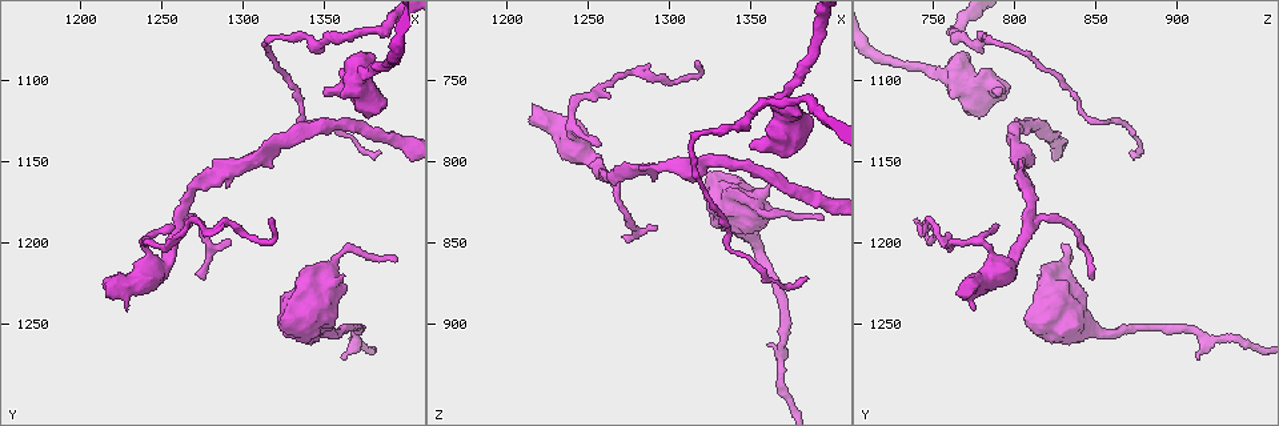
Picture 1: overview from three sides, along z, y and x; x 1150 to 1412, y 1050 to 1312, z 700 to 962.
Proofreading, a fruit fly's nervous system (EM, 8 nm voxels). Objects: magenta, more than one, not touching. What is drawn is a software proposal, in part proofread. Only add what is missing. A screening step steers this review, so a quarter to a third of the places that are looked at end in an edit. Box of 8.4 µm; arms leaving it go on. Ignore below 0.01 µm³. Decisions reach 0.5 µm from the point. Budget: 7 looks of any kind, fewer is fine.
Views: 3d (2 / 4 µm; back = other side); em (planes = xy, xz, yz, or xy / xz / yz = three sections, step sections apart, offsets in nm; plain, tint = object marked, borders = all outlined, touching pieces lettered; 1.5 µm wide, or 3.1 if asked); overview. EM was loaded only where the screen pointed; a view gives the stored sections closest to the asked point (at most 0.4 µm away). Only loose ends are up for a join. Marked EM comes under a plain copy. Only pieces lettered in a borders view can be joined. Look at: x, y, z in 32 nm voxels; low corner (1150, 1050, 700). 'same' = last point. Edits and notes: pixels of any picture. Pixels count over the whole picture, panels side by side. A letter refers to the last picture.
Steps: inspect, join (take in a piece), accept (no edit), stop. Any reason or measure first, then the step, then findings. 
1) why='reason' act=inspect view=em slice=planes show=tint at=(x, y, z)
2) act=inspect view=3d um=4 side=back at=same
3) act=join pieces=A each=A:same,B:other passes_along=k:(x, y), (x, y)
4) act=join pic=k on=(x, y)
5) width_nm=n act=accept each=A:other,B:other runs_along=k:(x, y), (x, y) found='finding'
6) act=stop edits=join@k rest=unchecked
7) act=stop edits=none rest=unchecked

why='an open end' act=inspect view=em slice=planes show=borders at=(1216, 1232, 766)

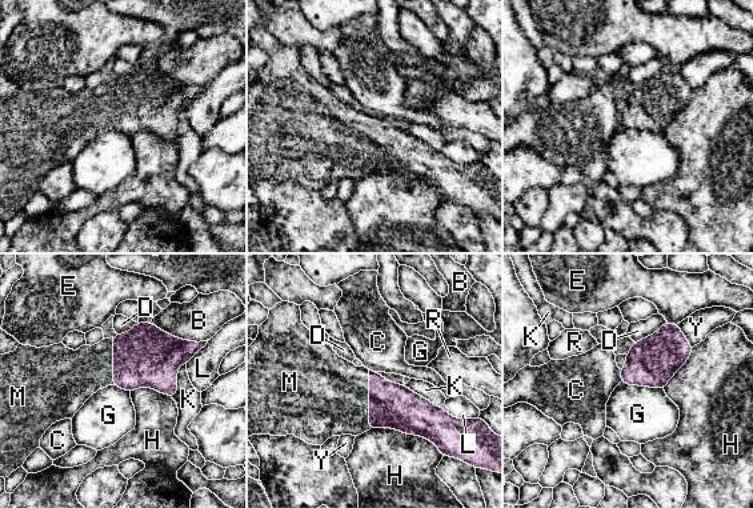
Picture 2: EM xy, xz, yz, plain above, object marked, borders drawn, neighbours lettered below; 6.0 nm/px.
act=join pieces=M each=B:other,C:other,D:other,E:other,G:other,H:other,K:other,L:other,M:same,R:other,Y:other found='it goes on there'

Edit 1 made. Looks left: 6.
act=inspect view=3d um=2 at=(1348, 1110, 790)

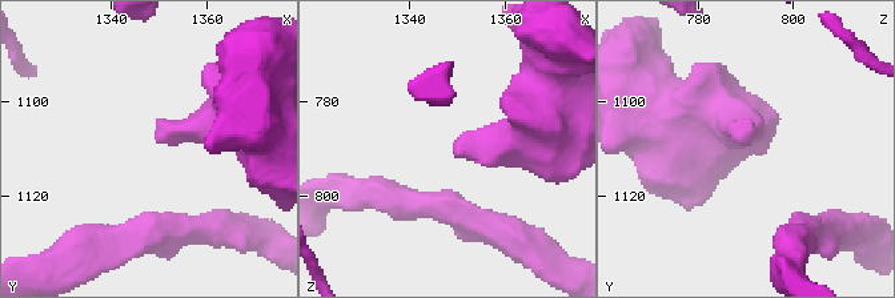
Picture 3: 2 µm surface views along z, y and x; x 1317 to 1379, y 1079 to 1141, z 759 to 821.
why='need the tissue' act=inspect view=em slice=planes show=borders at=(1350, 1108, 790)

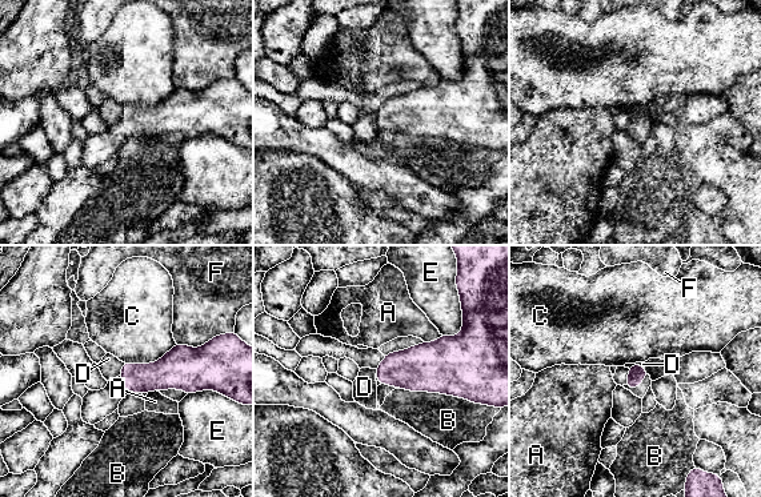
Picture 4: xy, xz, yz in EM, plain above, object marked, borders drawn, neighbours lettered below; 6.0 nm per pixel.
act=accept each=A:other,B:other,C:other,D:other,E:other,F:other border=4:(124, 363), (120, 373) found='no lettered piece goes on from it'

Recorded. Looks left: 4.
why='free end' act=inspect view=3d um=4 side=back at=(1348, 1212, 822)

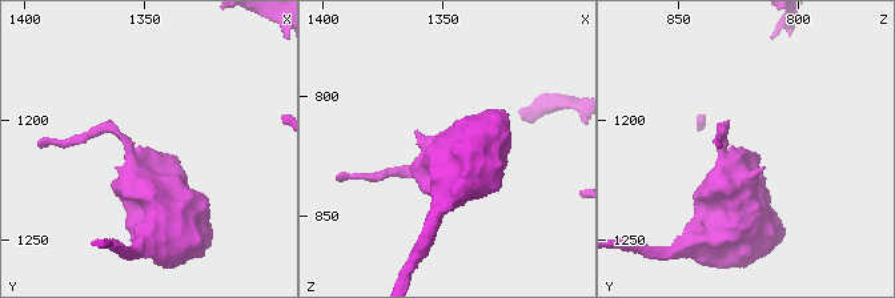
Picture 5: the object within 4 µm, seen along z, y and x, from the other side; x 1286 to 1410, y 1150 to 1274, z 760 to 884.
act=inspect view=em slice=planes show=borders at=(1347, 1212, 822)

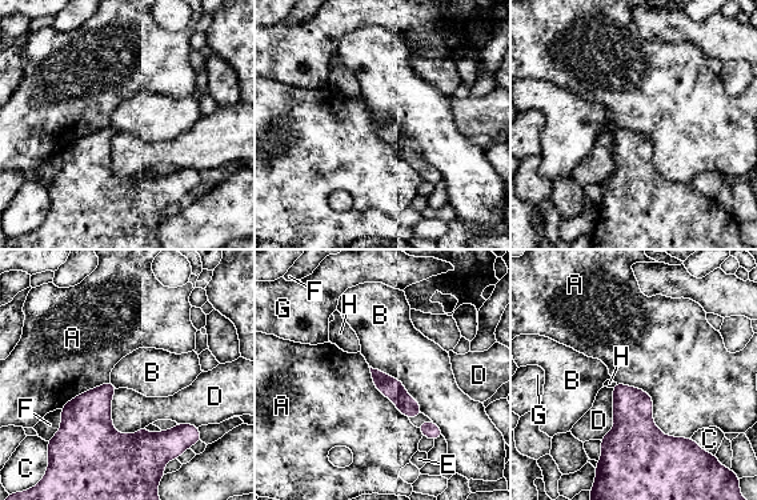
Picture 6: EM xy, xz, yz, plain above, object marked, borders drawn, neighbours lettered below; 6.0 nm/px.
longest_contact=A:550nm act=accept each=A:other,B:other,C:other,D:other,E:other,F:other,G:other,H:other border=6:(369, 366), (396, 378), (423, 412) found='no lettered piece goes on from it'

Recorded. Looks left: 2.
act=stop edits=join@2 rest=unchecked

